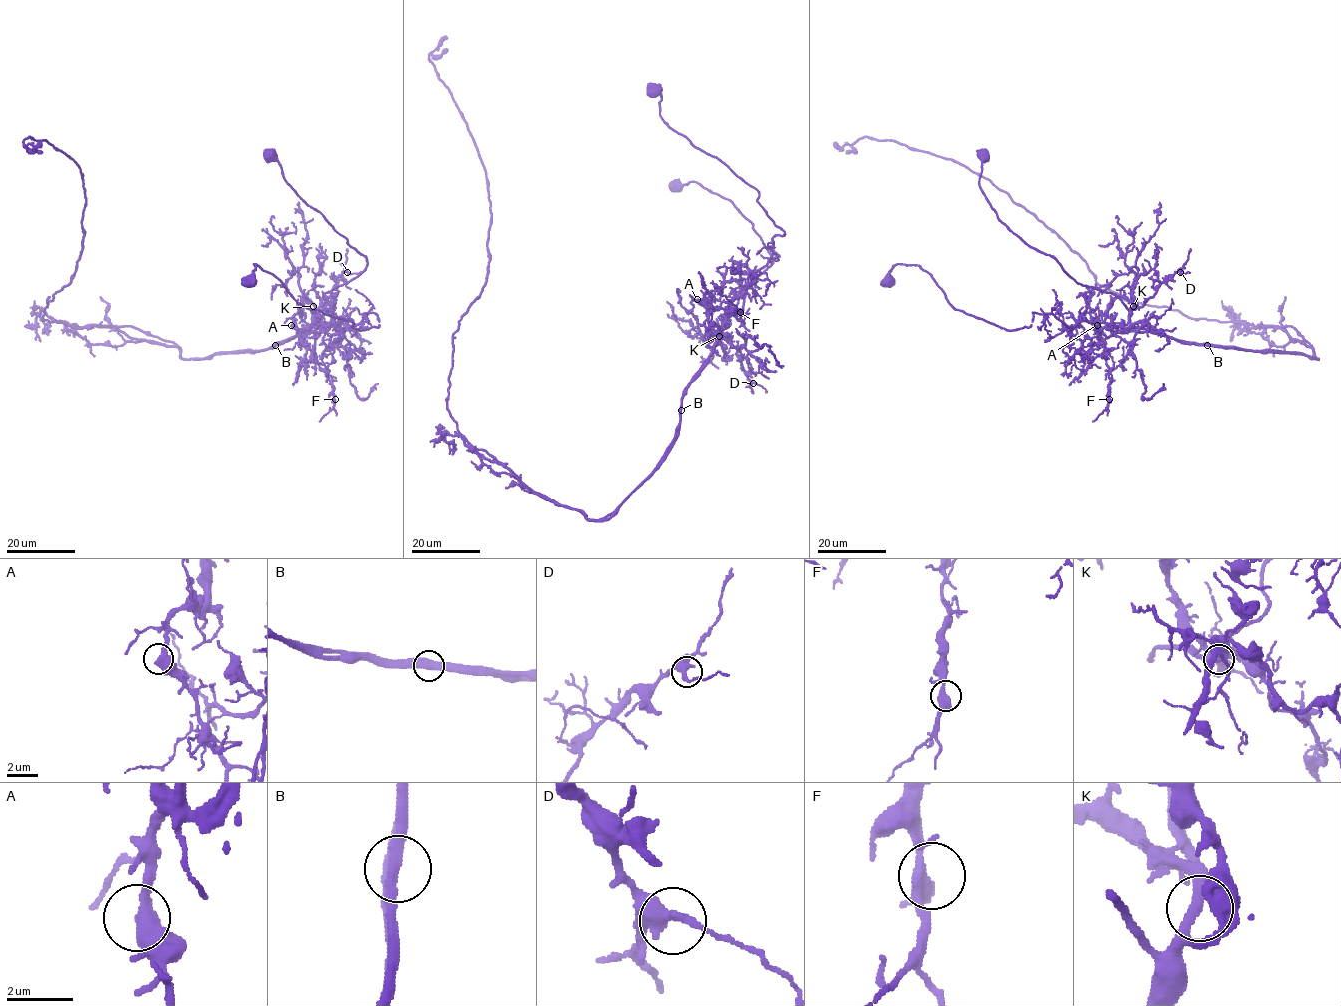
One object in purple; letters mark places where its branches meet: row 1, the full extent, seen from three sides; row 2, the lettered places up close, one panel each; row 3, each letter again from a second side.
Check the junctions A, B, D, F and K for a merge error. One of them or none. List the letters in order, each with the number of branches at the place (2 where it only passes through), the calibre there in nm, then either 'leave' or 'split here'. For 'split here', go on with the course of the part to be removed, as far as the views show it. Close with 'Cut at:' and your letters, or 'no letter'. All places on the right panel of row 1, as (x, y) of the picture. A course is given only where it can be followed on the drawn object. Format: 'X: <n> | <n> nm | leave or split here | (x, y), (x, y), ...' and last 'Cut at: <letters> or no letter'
A: 2 | 460 nm | leave
B: 2 | 440 nm | split here | (1208, 345), (1051, 313), (1008, 330), (955, 309), (917, 265), (896, 264), (881, 284)
D: 2 | 440 nm | leave
F: 2 | 440 nm | leave
K: 2 | 360 nm | leave
Cut at: B

